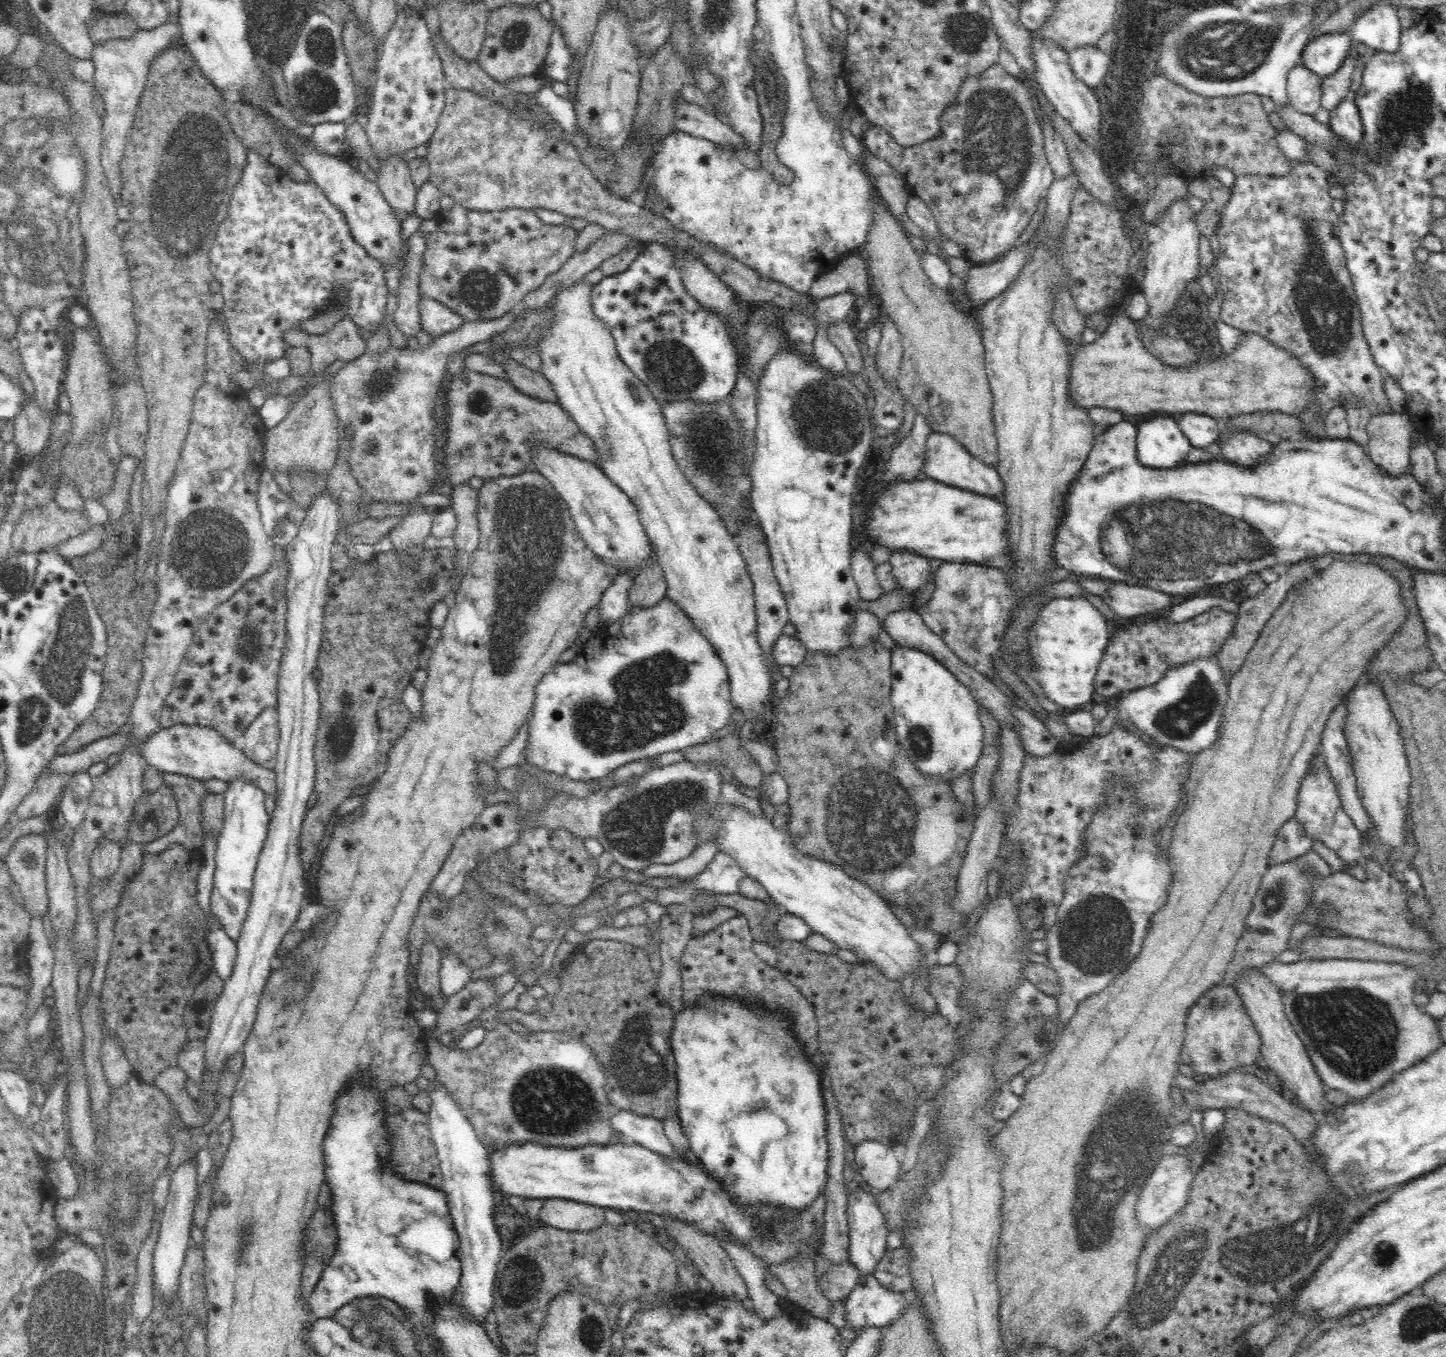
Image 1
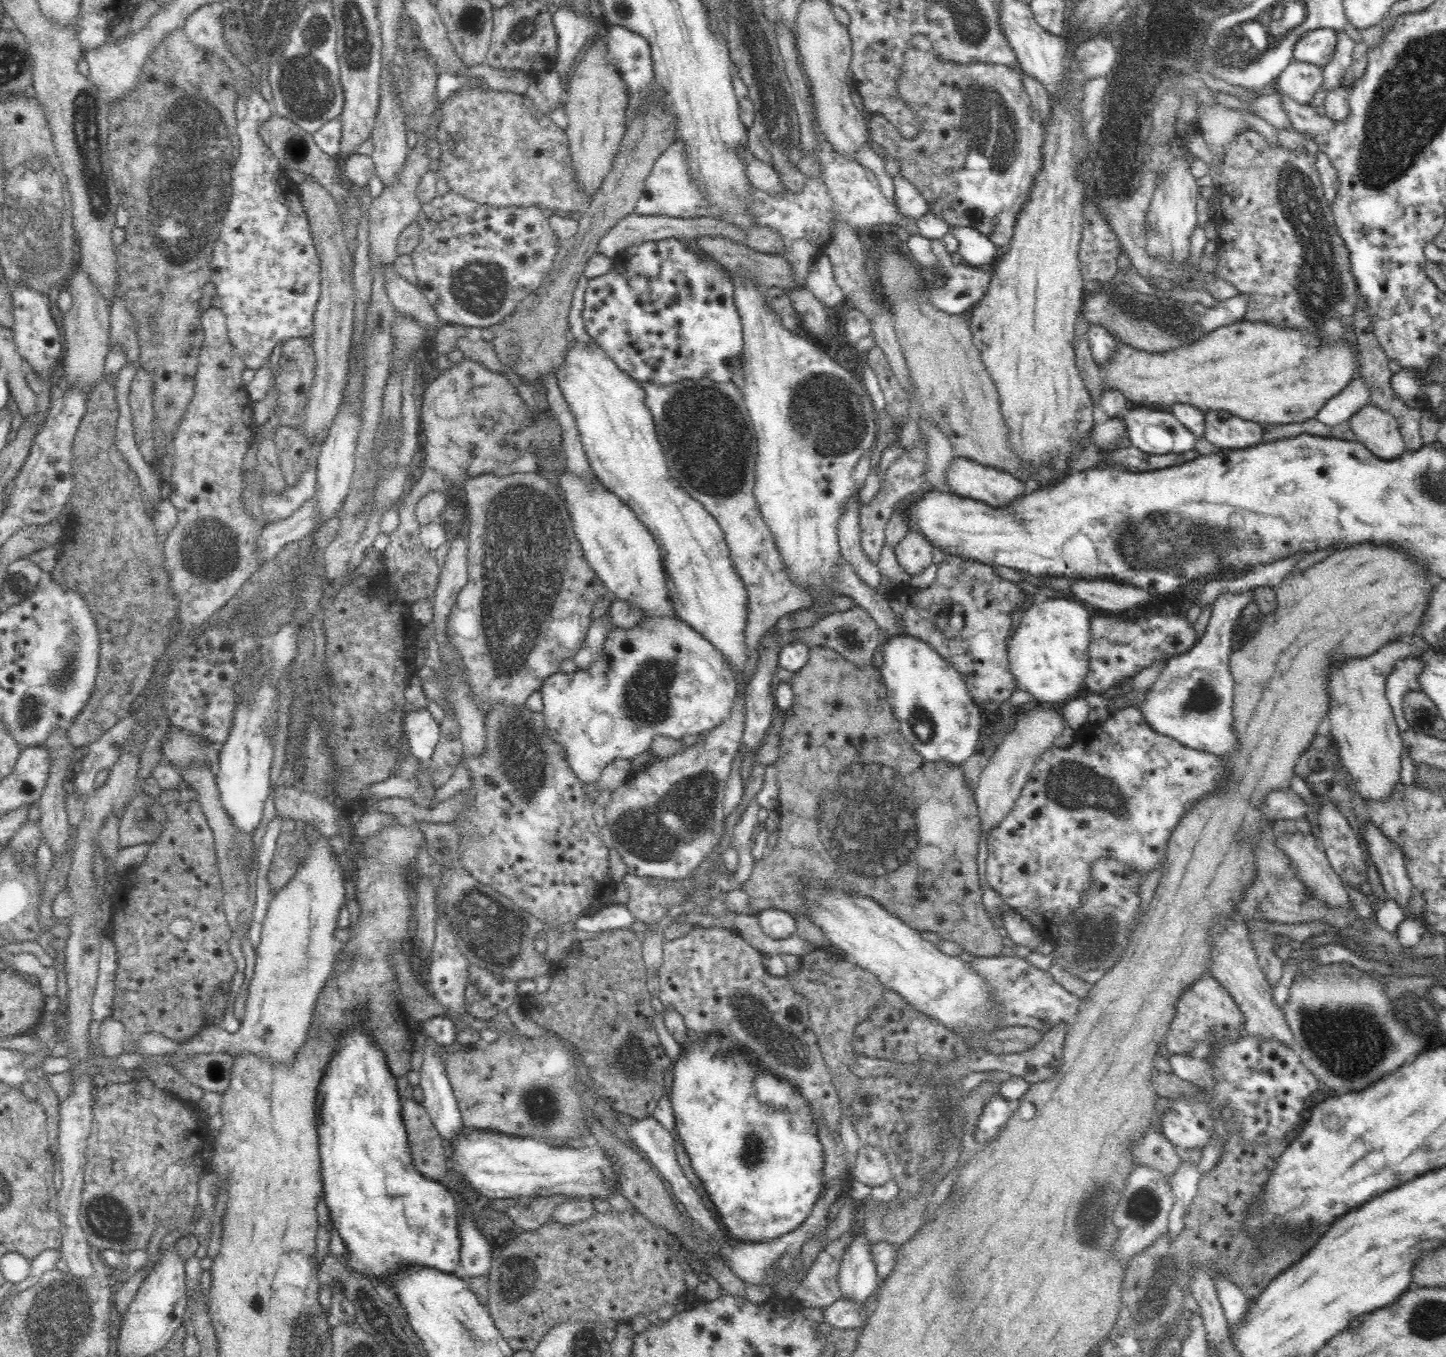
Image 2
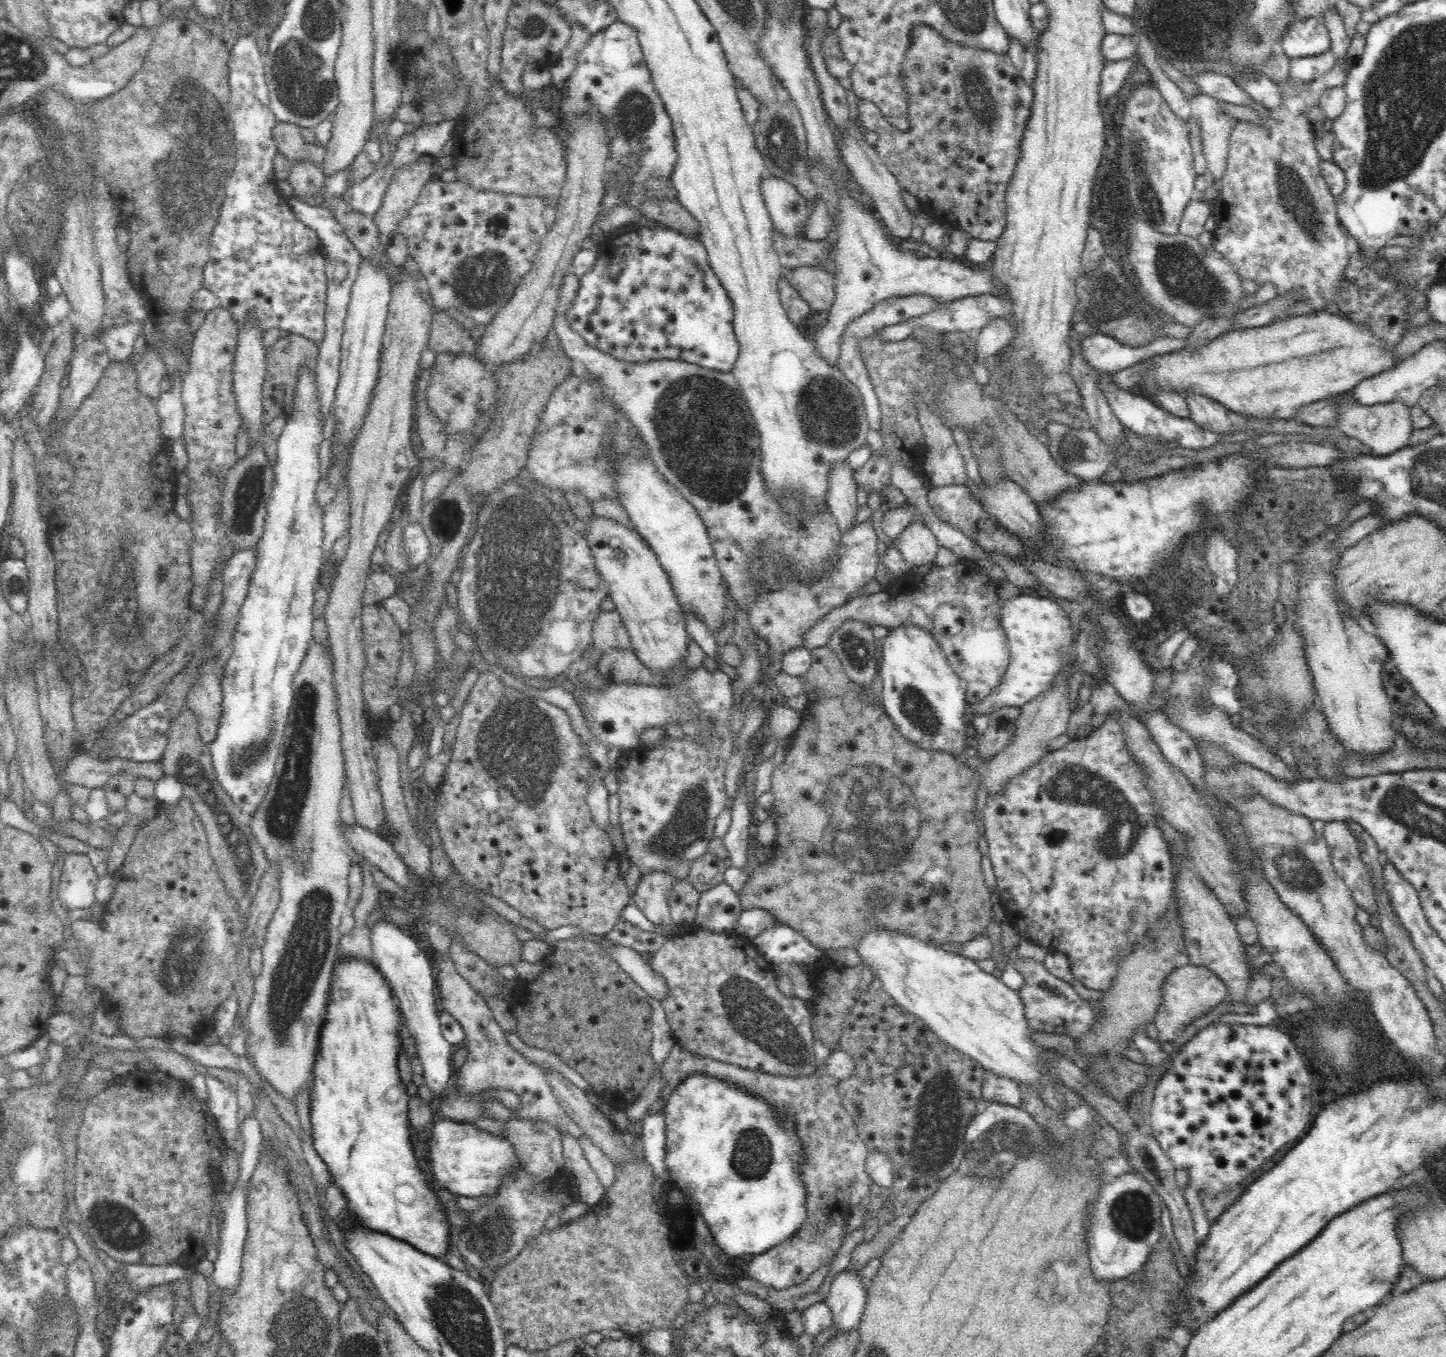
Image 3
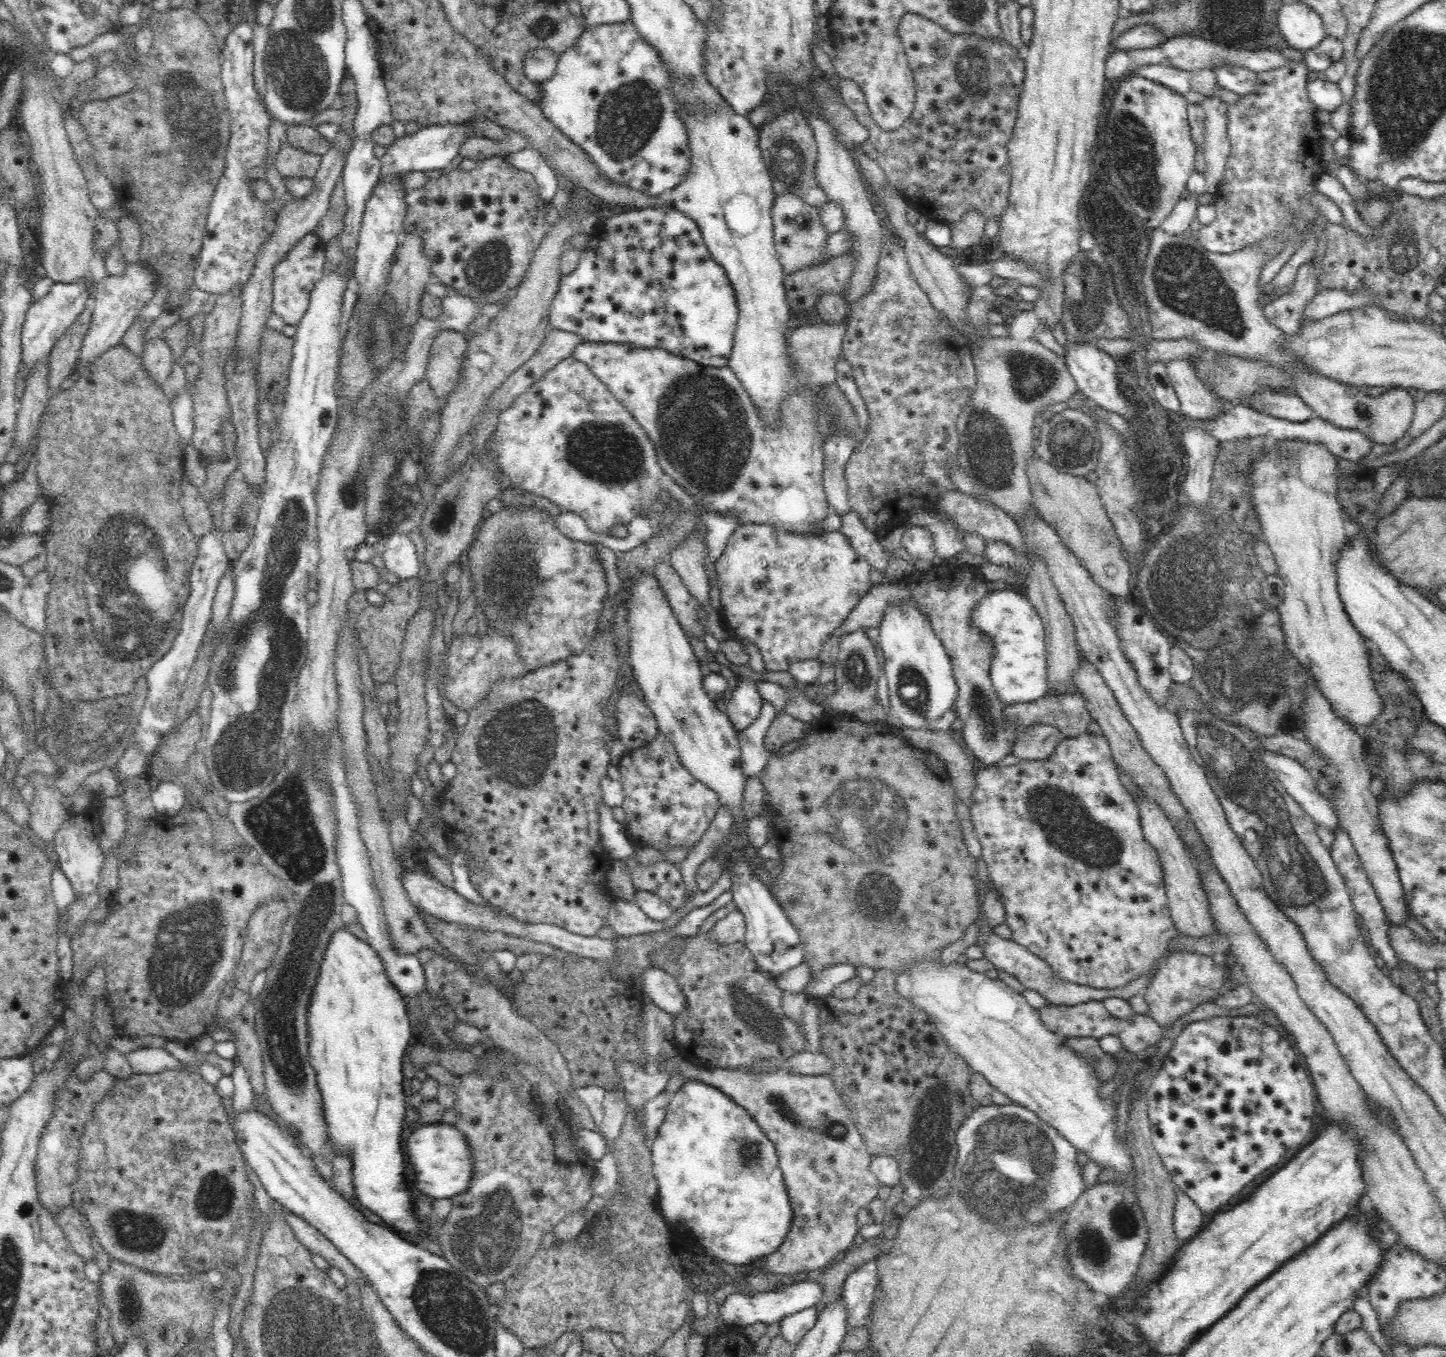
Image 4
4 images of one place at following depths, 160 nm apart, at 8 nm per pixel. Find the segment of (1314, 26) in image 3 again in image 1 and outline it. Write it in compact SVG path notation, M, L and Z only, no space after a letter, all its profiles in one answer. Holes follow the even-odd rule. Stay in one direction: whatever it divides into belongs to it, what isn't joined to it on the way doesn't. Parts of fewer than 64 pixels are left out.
M1349 32L1328 33L1314 38L1303 50L1303 65L1320 78L1332 74L1346 60L1351 40Z

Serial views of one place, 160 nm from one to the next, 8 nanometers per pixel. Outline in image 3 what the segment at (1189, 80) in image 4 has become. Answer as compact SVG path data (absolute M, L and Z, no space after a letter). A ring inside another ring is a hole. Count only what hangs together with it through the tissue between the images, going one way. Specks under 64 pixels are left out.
M1207 71L1193 75L1190 79L1198 84L1200 92L1216 98L1220 102L1248 106L1250 102L1254 101L1230 76Z

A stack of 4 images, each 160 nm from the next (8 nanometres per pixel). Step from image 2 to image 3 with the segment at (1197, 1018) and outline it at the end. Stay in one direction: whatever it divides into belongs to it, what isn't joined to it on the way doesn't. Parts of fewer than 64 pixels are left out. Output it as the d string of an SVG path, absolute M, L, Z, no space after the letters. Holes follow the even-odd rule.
M1182 961L1170 973L1162 985L1162 1002L1154 1023L1158 1029L1158 1040L1172 1043L1186 1028L1186 1025L1204 1014L1212 1012L1220 1002L1228 1000L1228 987L1212 970Z

